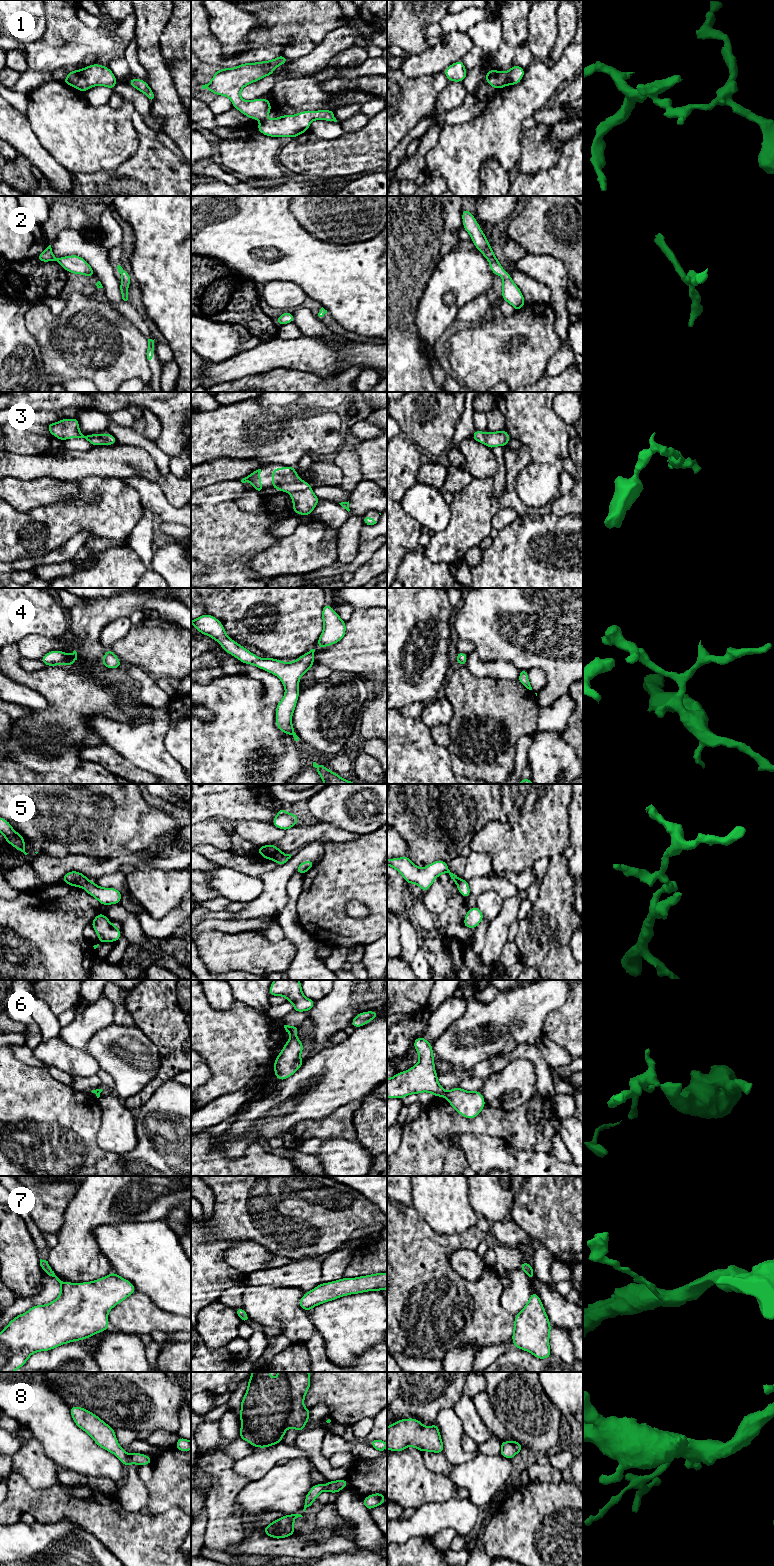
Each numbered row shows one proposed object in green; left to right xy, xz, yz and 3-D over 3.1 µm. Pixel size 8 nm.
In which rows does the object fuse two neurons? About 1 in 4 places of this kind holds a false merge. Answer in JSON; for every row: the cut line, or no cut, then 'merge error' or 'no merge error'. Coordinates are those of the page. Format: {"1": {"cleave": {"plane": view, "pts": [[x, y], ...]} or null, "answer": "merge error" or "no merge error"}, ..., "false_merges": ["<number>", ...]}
{"1": {"cleave": {"plane": "yz", "pts": [[506, 73], [506, 82], [508, 84]]}, "answer": "merge error"}, "2": {"cleave": null, "answer": "no merge error"}, "3": {"cleave": null, "answer": "no merge error"}, "4": {"cleave": null, "answer": "no merge error"}, "5": {"cleave": {"plane": "xz", "pts": [[284, 854], [275, 860]]}, "answer": "merge error"}, "6": {"cleave": {"plane": "yz", "pts": [[444, 1091], [442, 1094]]}, "answer": "merge error"}, "7": {"cleave": null, "answer": "no merge error"}, "8": {"cleave": null, "answer": "no merge error"}, "false_merges": ["1", "5", "6"]}

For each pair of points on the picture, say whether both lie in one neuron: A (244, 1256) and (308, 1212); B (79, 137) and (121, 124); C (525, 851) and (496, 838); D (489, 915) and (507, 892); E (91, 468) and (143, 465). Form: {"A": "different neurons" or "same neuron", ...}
{"A": "different neurons", "B": "same neuron", "C": "same neuron", "D": "different neurons", "E": "same neuron"}

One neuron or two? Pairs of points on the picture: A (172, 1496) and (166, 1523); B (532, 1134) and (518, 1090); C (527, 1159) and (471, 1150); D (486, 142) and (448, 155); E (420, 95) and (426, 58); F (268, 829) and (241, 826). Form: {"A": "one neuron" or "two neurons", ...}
{"A": "two neurons", "B": "two neurons", "C": "one neuron", "D": "one neuron", "E": "two neurons", "F": "one neuron"}

